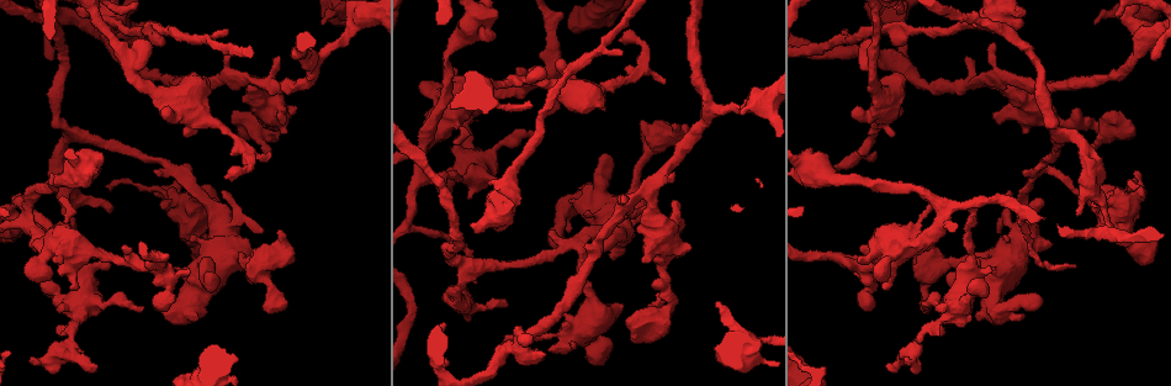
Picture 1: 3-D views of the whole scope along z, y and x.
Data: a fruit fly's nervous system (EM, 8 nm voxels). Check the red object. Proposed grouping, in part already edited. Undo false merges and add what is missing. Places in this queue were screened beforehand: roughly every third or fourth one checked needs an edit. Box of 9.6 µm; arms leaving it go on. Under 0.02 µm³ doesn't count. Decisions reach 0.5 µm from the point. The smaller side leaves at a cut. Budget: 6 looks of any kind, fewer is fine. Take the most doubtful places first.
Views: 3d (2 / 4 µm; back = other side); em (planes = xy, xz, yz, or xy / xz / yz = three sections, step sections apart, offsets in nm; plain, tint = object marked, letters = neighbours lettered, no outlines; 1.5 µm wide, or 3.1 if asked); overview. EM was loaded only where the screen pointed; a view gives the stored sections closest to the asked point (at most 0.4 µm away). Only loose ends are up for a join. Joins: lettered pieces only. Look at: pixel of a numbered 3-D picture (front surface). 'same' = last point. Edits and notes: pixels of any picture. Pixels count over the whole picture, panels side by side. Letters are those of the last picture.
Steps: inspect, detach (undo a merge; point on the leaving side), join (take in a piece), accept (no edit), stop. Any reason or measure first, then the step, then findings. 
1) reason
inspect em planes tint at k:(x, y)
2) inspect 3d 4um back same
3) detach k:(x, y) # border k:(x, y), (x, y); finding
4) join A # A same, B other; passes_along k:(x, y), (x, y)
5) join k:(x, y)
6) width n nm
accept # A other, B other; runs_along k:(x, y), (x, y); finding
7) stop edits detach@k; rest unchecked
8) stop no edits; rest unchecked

thin neck
inspect em xy step 8 letters at 1:(945, 315)

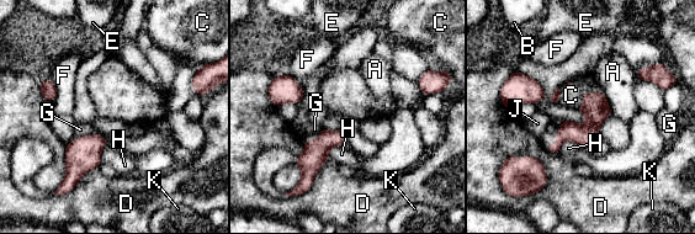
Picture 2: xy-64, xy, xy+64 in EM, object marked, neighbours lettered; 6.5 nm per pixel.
longest_contact D 240 nm
accept # A other, B other, C other, D other, E other, F other, G other, H other, J other, K other; border 2:(600, 89), (584, 92), (577, 107); all the same cell

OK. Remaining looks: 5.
inspect em xz step 4 letters at 1:(122, 246)

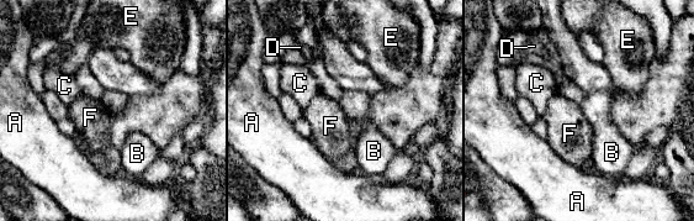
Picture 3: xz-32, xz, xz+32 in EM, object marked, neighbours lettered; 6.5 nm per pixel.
cut it another way
inspect em planes letters same

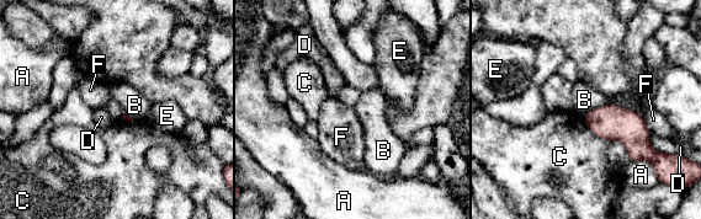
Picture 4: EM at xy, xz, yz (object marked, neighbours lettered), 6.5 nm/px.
accept # A other, B other, C other, D other, E other, F other; border 4:(614, 103), (637, 112), (651, 133); none of them fits

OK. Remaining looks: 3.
stops while still wide
inspect em planes plain at 1:(1137, 172)

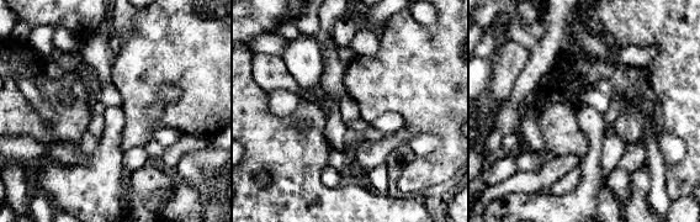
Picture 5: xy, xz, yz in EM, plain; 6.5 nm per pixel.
see the neighbours
inspect em planes letters same

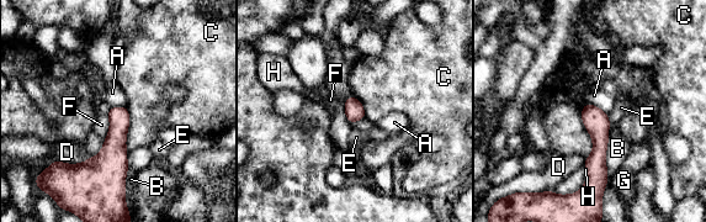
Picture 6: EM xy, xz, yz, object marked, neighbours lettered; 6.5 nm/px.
accept # A other, B other, C other, D other, E other, F other, G other, H other; runs_along 6:(587, 107), (599, 130), (598, 183); none of them fits

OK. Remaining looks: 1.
stop no edits; rest unchecked

